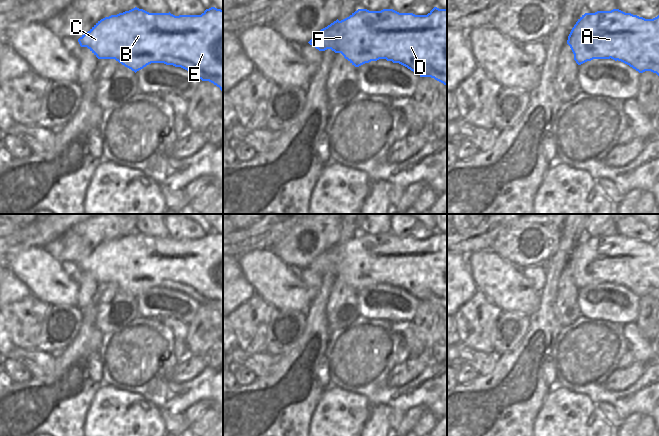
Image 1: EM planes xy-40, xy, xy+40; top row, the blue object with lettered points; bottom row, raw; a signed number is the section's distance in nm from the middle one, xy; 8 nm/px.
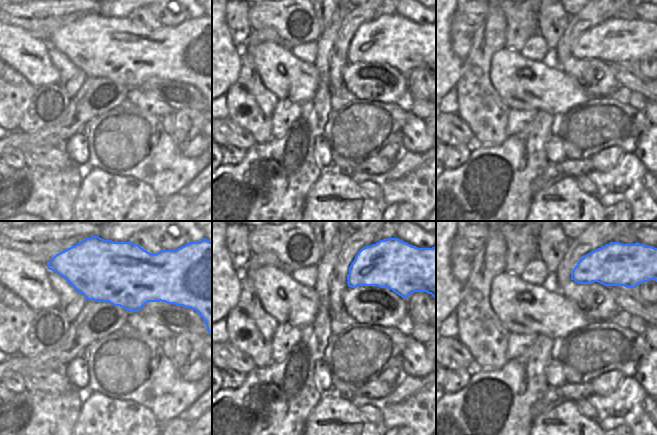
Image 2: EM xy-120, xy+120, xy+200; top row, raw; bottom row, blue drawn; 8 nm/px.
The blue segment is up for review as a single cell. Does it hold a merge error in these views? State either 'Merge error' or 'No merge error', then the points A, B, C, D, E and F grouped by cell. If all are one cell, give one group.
Merge error. Groups: A D E / B C F

